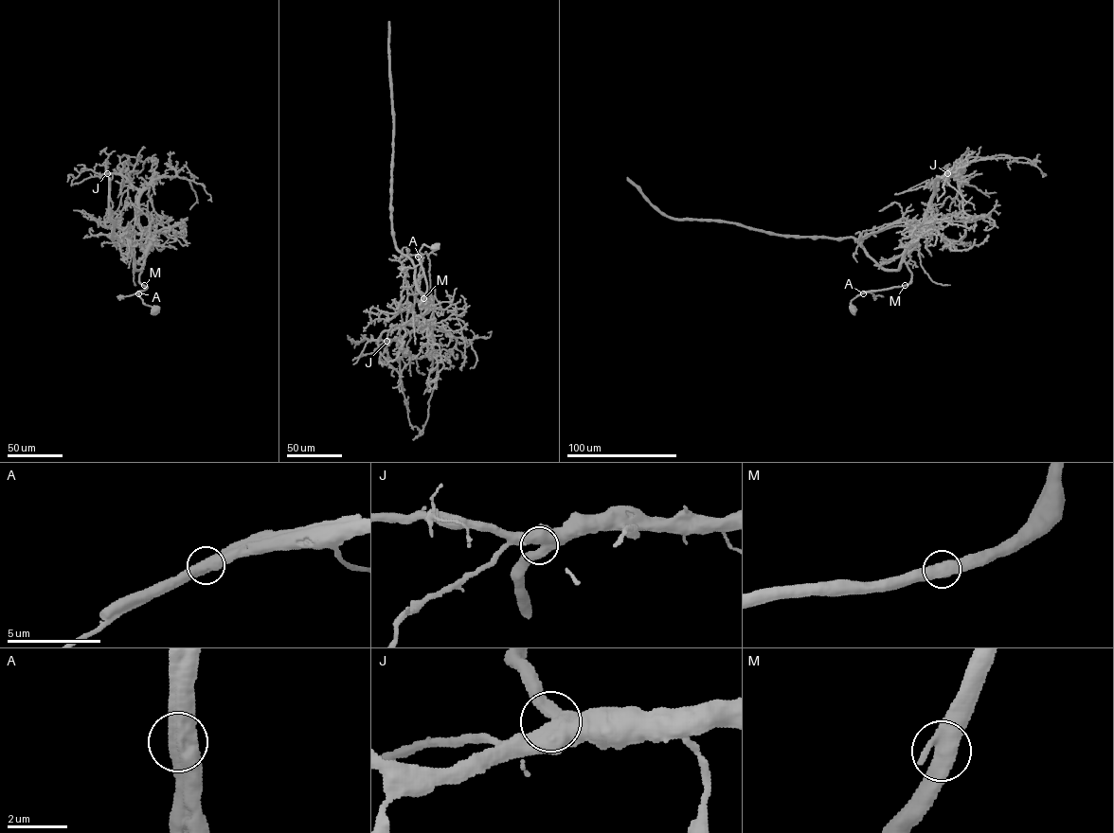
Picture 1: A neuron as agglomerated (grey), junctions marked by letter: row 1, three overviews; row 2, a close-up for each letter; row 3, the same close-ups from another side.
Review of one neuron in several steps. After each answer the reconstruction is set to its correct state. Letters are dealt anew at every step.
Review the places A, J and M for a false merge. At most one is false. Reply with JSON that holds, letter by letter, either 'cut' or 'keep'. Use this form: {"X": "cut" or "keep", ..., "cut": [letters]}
{"A": "cut", "J": "keep", "M": "keep", "cut": ["A"]}

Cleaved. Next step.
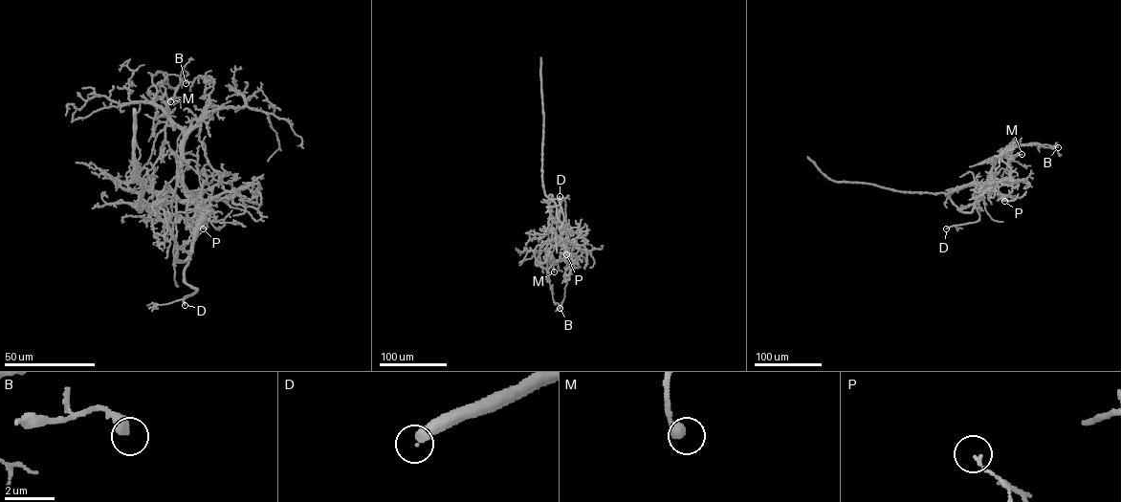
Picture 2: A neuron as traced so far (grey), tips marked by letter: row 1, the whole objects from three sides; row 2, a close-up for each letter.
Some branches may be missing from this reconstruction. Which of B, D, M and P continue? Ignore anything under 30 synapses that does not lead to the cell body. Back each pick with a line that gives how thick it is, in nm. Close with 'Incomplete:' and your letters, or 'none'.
D: calibre 440 nm
Incomplete: D

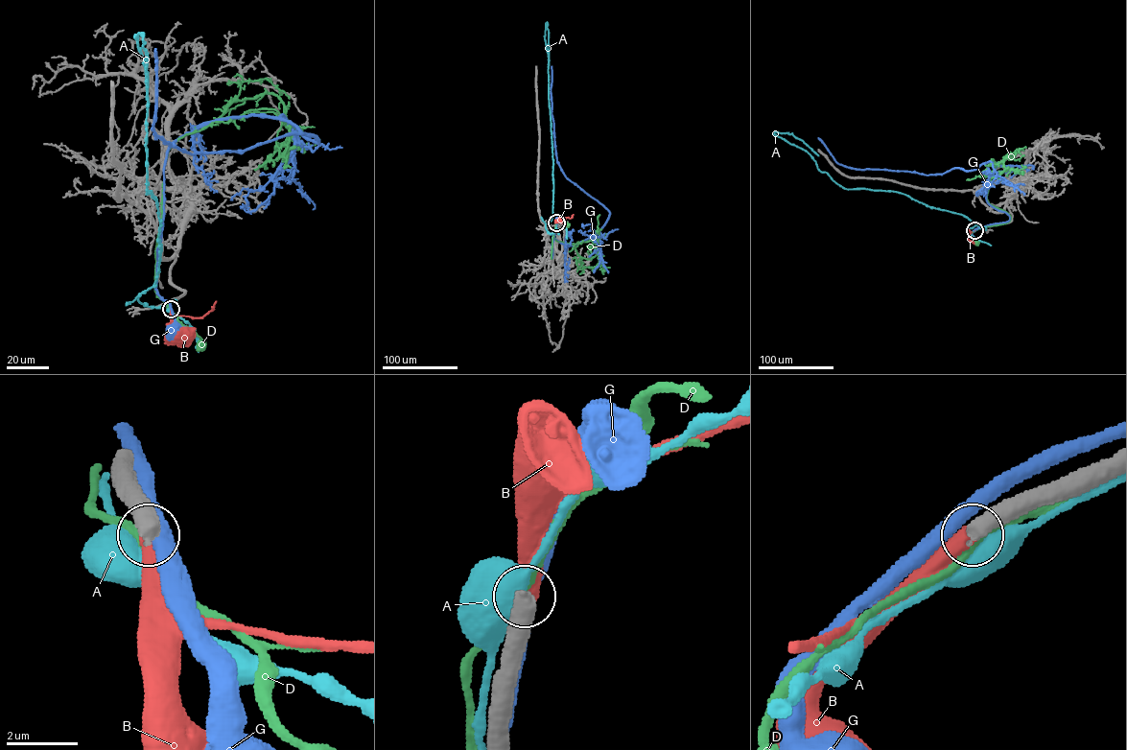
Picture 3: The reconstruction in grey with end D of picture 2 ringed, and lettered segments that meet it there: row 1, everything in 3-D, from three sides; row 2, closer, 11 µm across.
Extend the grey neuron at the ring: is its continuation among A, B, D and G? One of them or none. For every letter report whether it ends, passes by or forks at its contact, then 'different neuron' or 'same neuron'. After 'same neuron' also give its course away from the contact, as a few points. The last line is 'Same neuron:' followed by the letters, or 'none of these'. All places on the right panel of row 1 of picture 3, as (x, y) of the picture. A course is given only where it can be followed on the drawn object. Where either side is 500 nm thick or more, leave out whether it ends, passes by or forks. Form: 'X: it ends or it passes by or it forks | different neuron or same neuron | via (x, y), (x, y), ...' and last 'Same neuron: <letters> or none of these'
A: different neuron
B: same neuron
D: different neuron
G: different neuron
Same neuron: B

